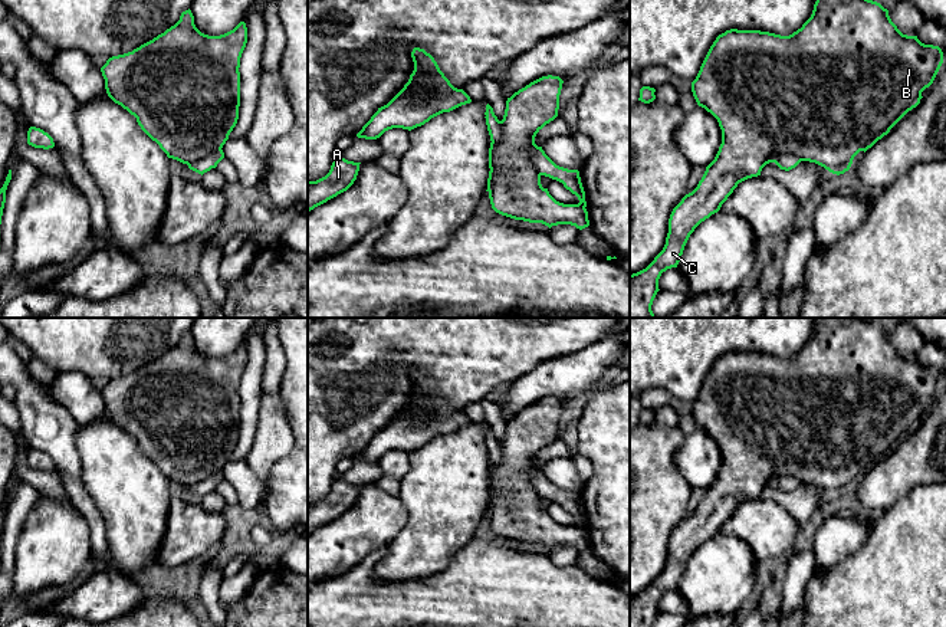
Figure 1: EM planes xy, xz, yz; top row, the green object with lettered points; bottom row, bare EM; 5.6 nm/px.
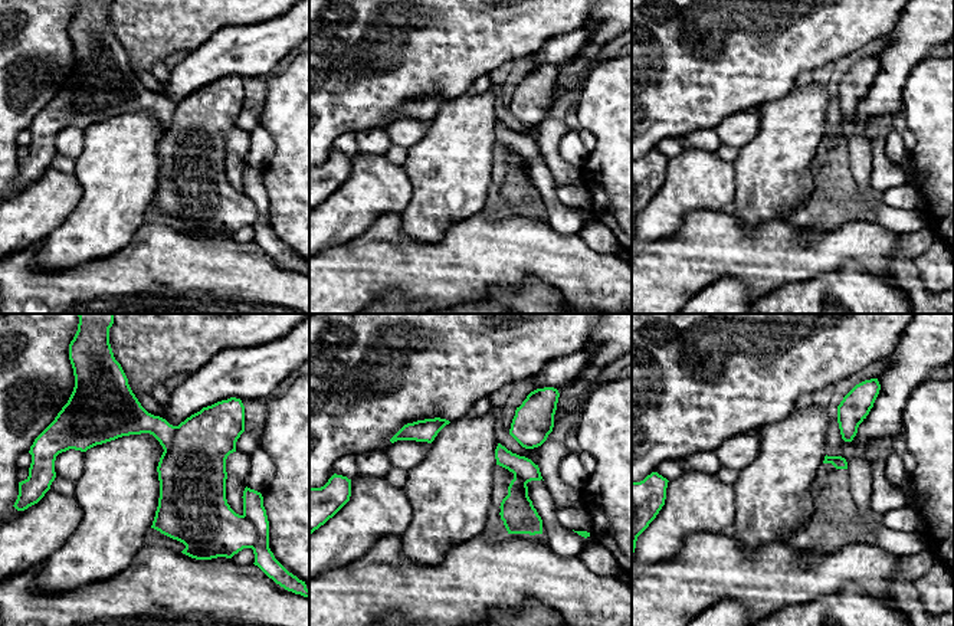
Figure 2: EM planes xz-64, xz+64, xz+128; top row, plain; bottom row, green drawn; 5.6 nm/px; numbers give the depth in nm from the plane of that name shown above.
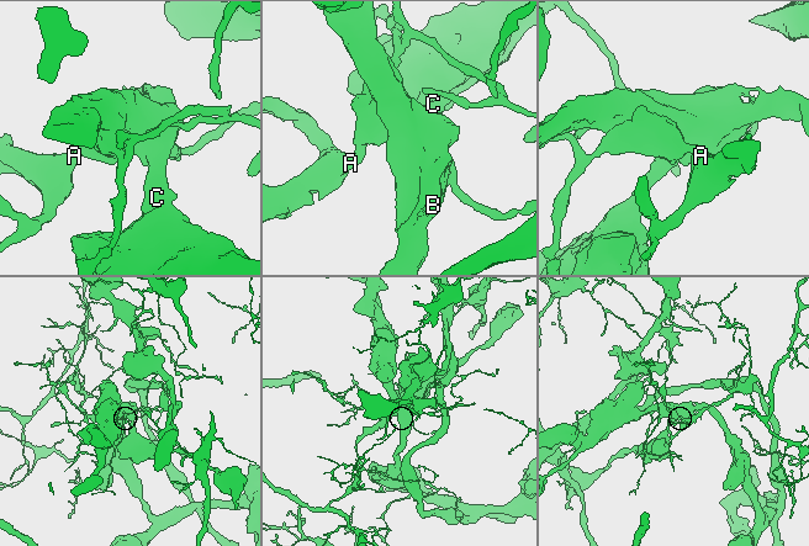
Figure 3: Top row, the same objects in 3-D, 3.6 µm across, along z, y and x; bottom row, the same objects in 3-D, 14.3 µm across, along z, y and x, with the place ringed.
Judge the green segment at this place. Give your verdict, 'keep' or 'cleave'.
cleave

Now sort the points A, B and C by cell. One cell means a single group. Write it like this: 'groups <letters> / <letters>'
groups A / B C

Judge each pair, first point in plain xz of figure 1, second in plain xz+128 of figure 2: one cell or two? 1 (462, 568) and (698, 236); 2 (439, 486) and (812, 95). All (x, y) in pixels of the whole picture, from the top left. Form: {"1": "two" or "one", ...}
{"1": "one", "2": "one"}

